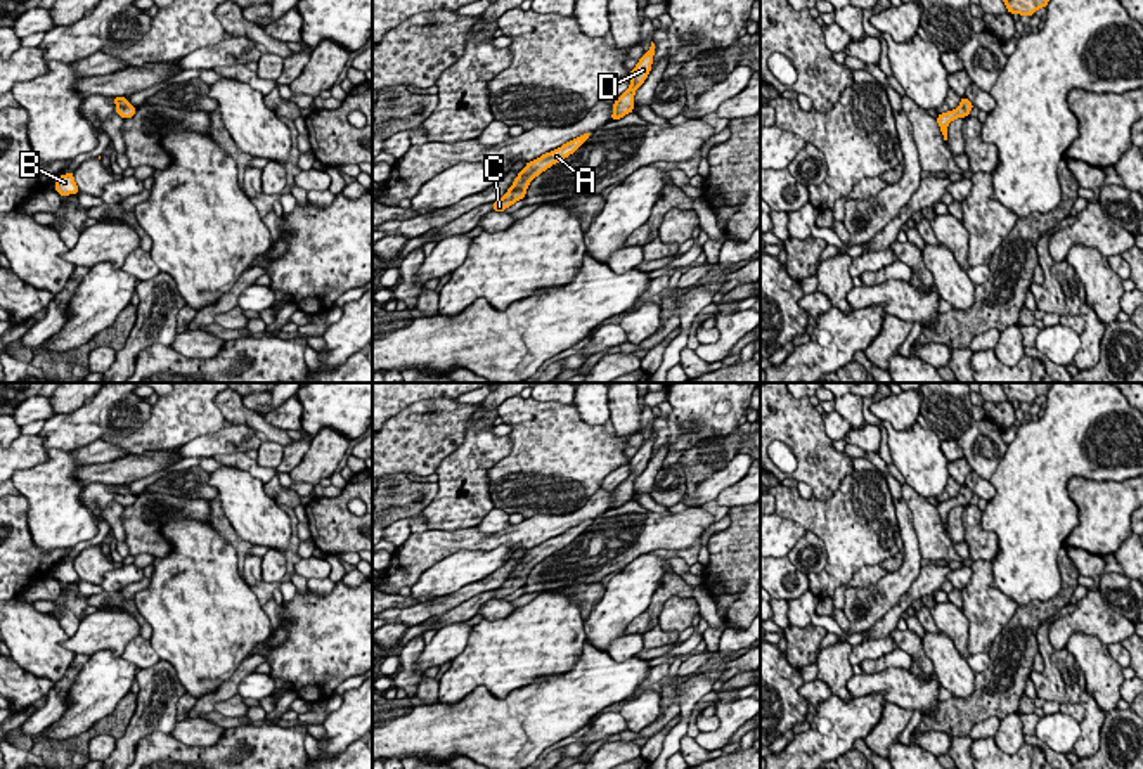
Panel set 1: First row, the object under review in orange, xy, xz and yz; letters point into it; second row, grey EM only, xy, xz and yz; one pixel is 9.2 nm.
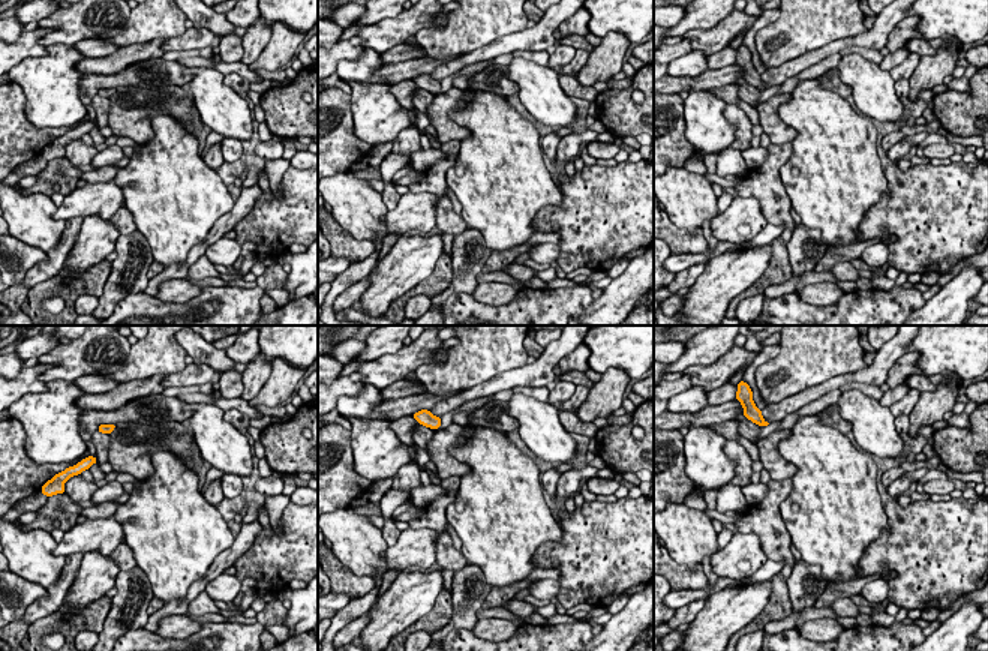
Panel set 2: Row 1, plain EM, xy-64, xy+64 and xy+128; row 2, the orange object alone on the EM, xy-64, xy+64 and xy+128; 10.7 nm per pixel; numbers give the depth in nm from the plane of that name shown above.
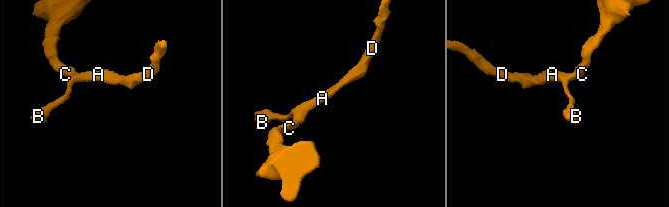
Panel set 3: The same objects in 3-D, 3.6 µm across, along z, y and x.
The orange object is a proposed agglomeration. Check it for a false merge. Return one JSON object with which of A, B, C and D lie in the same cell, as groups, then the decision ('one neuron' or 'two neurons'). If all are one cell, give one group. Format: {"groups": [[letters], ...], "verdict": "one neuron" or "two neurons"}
{"groups": [["A", "B", "C", "D"]], "verdict": "one neuron"}

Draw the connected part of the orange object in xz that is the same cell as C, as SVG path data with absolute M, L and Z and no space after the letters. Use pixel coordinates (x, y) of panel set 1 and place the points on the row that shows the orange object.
M587 132L577 139L563 144L561 147L558 147L551 152L546 152L533 161L528 161L526 166L518 173L518 177L514 178L514 182L507 189L507 192L500 199L494 201L494 211L504 211L516 201L523 199L530 182L535 177L539 177L542 171L546 171L552 165L556 165L556 163L563 161L565 158L568 158L570 154L573 154L591 135L592 135L592 132Z

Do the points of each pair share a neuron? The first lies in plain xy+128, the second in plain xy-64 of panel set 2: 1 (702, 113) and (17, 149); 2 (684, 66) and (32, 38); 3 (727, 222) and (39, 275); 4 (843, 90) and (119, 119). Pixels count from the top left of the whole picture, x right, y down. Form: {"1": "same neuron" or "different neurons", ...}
{"1": "different neurons", "2": "different neurons", "3": "different neurons", "4": "different neurons"}

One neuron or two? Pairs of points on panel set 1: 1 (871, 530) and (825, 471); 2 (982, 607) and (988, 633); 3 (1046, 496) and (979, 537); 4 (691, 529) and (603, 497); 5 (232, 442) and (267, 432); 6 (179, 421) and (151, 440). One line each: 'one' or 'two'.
1: two
2: one
3: two
4: two
5: two
6: one

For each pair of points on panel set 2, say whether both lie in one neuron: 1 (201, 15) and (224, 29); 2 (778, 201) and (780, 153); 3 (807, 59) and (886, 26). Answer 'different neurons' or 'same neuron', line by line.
1: same neuron
2: same neuron
3: same neuron

